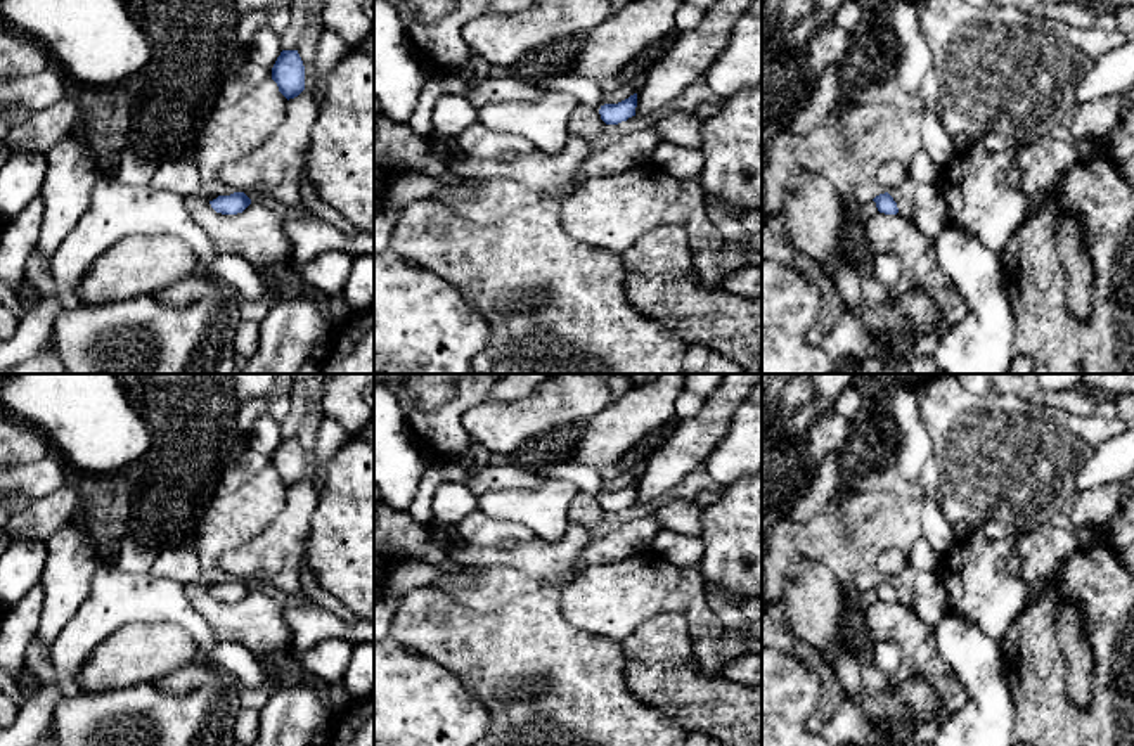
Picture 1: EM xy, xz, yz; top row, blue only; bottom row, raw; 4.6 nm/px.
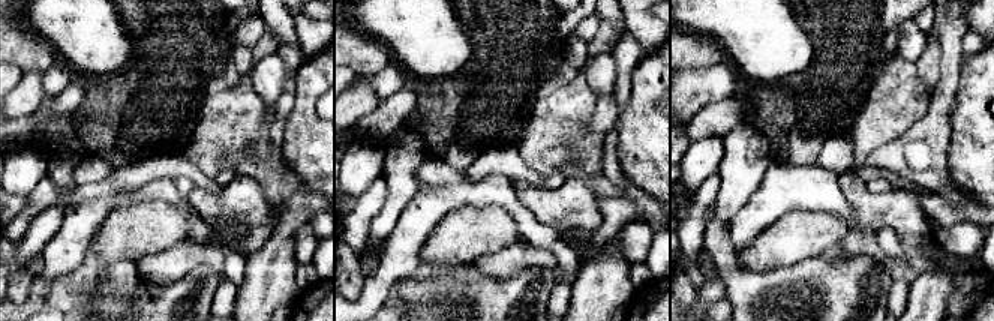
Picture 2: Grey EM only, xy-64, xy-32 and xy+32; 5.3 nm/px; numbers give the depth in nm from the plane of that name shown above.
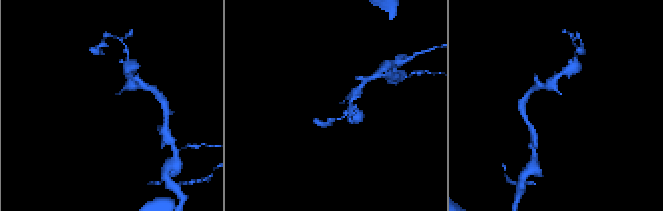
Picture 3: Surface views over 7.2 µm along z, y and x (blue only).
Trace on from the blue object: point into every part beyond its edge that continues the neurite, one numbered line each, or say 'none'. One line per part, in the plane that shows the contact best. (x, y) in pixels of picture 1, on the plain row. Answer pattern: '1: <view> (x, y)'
none

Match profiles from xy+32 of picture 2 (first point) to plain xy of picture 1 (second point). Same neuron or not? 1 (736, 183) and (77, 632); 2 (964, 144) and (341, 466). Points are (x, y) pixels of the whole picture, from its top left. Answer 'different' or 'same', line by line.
1: different
2: same

